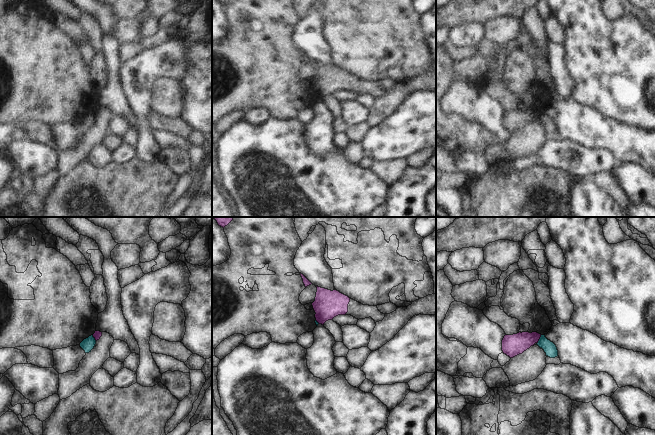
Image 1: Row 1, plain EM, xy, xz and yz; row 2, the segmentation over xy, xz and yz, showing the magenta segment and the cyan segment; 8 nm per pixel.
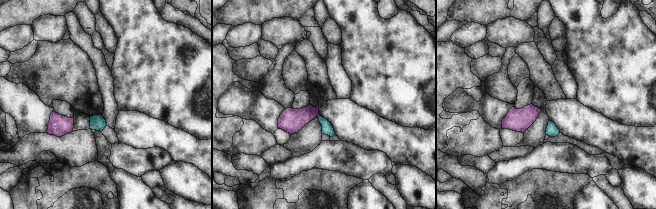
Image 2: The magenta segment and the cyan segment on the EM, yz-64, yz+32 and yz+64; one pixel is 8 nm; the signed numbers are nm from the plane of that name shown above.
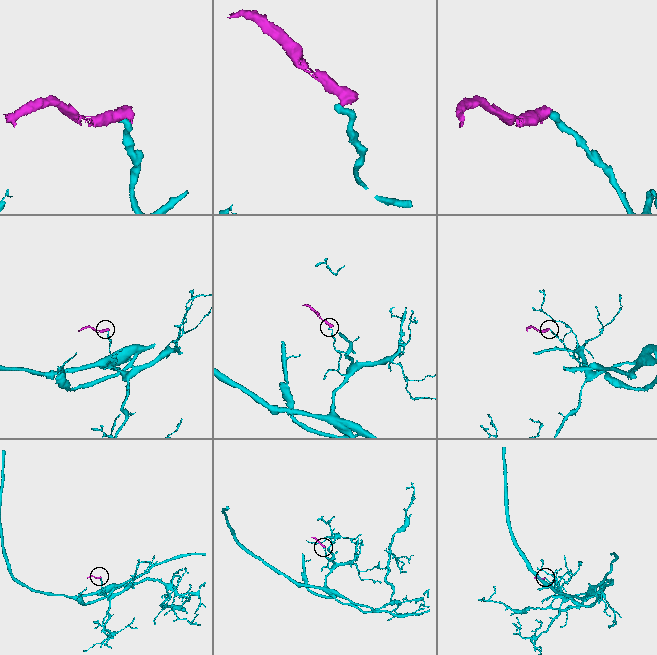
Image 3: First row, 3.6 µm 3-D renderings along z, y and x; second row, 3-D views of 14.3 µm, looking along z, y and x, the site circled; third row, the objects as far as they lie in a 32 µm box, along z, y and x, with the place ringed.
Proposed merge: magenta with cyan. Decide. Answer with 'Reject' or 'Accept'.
Reject

